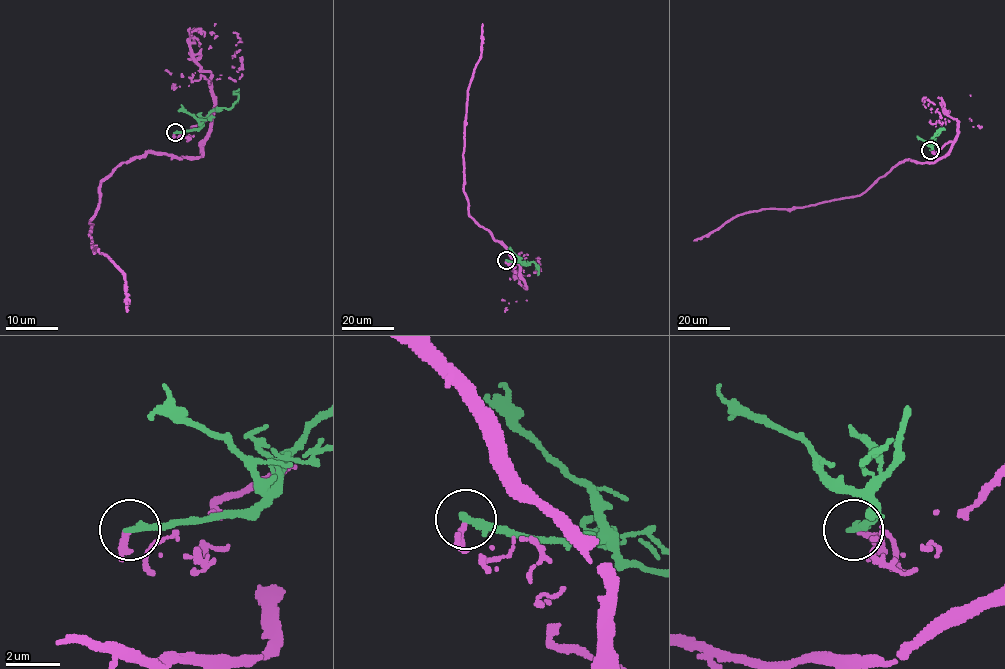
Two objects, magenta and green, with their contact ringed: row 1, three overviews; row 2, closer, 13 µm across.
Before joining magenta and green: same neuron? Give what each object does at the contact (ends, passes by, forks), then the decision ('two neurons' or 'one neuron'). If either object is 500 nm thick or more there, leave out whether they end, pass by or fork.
magenta ends | green ends | two neurons

